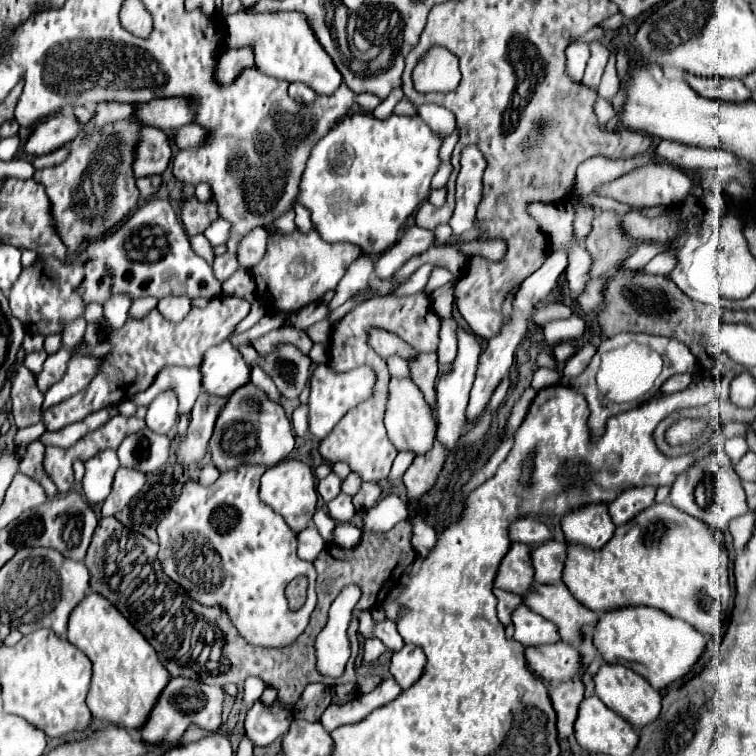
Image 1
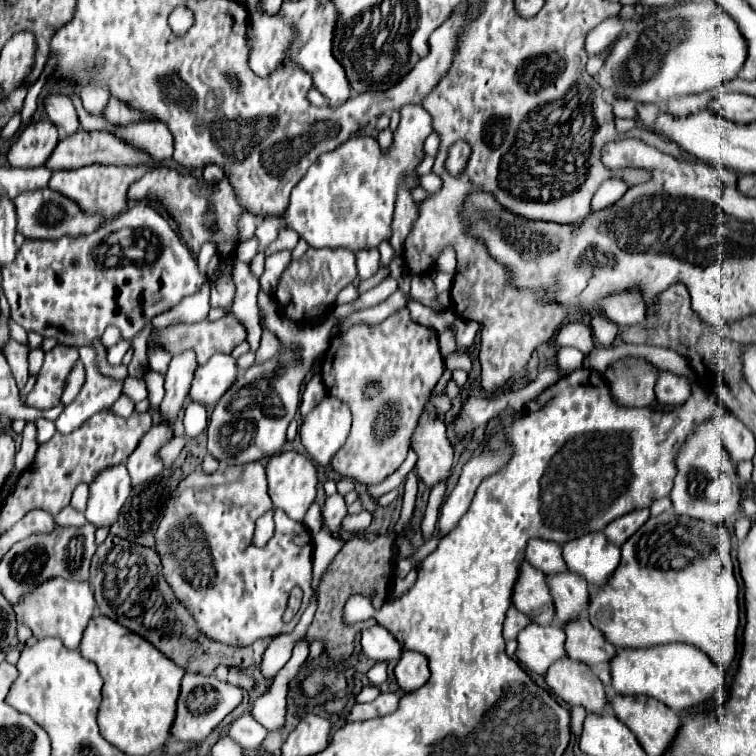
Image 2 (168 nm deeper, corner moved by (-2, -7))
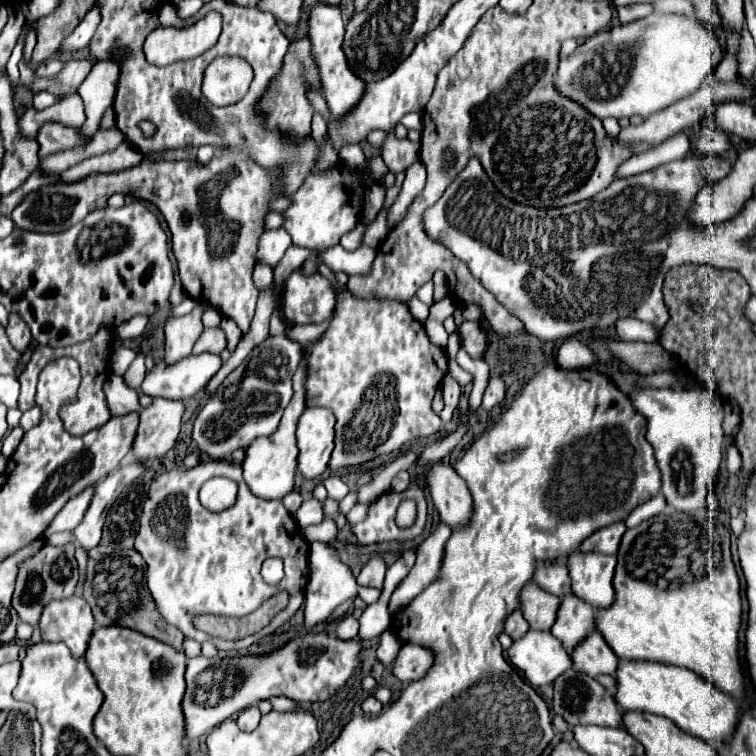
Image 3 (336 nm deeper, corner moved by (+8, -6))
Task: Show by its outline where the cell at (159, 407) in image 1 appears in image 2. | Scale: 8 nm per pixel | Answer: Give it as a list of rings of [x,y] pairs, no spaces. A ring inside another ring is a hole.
[[[183,350],[173,356],[169,370],[165,374],[165,398],[161,402],[161,412],[163,412],[161,420],[163,422],[175,422],[175,418],[187,398],[187,390],[191,386],[195,368],[197,368],[197,360],[195,360],[193,350]]]

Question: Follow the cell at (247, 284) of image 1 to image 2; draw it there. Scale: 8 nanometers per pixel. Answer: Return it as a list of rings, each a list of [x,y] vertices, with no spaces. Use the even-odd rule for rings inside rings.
[[[387,276],[375,288],[367,290],[365,294],[359,294],[359,298],[355,302],[335,306],[325,320],[319,320],[313,324],[291,322],[287,316],[283,316],[283,312],[279,312],[279,304],[261,290],[259,292],[259,314],[264,316],[262,325],[277,334],[277,338],[281,340],[281,350],[275,358],[271,358],[263,364],[253,364],[245,374],[237,376],[237,380],[231,384],[231,388],[221,396],[221,400],[217,402],[213,414],[207,422],[209,454],[215,456],[219,462],[225,462],[231,466],[249,464],[249,462],[279,454],[285,444],[287,426],[299,410],[301,384],[303,384],[305,376],[309,374],[313,360],[327,350],[329,336],[331,336],[331,330],[335,328],[335,324],[339,324],[339,320],[347,318],[349,314],[353,314],[357,310],[383,302],[395,290],[397,290],[397,280]]]

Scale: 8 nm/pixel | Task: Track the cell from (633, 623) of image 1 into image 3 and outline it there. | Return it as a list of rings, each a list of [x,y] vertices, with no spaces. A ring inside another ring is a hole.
[[[619,661],[615,671],[617,691],[615,701],[623,711],[649,711],[671,719],[685,733],[699,739],[725,741],[735,729],[739,705],[727,693],[709,685],[703,677],[677,665],[651,663],[651,661]]]

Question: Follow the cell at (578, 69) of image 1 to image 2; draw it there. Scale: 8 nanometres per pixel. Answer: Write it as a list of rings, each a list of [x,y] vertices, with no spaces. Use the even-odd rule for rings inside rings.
[[[613,16],[613,18],[605,18],[595,30],[591,30],[591,34],[587,36],[585,42],[585,50],[589,56],[601,54],[603,50],[607,50],[607,46],[611,42],[615,42],[619,38],[619,34],[623,32],[623,24],[625,20],[621,16]]]

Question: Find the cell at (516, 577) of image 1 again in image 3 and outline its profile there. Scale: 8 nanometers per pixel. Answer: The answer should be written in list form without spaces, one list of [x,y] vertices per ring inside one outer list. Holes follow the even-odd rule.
[[[529,581],[525,589],[521,589],[521,605],[519,611],[529,621],[531,629],[549,631],[557,617],[559,597],[545,593],[535,581]]]

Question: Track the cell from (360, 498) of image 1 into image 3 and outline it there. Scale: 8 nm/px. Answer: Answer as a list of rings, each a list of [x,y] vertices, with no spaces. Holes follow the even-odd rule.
[[[325,519],[323,525],[305,527],[303,535],[307,541],[327,541],[331,543],[337,537],[337,523],[333,519]]]

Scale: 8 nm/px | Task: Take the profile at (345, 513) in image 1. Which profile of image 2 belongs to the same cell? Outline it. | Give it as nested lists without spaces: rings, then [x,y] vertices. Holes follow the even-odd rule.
[[[361,512],[361,514],[355,514],[355,516],[347,516],[343,520],[343,530],[345,532],[363,532],[369,524],[371,524],[371,514]]]

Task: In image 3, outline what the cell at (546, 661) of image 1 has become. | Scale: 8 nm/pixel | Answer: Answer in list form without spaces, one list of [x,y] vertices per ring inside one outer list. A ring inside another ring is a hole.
[[[567,669],[567,673],[563,673],[561,677],[557,677],[557,681],[553,681],[553,711],[561,717],[565,717],[565,721],[569,725],[605,725],[605,727],[621,727],[621,709],[617,709],[617,703],[613,699],[613,695],[603,689],[599,683],[585,675],[579,673],[575,669]],[[565,677],[567,677],[567,699],[565,699]],[[613,699],[613,703],[611,703]]]

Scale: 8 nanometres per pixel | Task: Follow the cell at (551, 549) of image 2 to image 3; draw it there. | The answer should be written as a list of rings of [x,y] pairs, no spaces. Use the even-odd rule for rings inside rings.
[[[541,563],[541,565],[537,565],[533,581],[541,589],[545,589],[545,591],[557,595],[557,597],[571,593],[571,581],[569,581],[567,567],[561,565],[561,563]]]

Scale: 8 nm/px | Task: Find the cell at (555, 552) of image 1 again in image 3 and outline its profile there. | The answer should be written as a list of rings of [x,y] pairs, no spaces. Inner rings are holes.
[[[569,593],[569,597],[563,597],[557,611],[557,621],[551,629],[551,633],[563,643],[563,647],[571,651],[593,629],[595,629],[593,607],[585,605],[585,601],[581,601],[573,593]]]

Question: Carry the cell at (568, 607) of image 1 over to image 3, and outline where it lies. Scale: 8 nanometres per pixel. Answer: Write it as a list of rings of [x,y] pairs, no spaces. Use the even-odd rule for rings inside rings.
[[[599,631],[589,633],[589,637],[585,637],[585,641],[581,641],[581,645],[577,645],[577,649],[573,649],[573,653],[569,655],[571,655],[573,667],[581,673],[589,673],[589,677],[595,677],[599,673],[611,675],[619,663],[617,655],[605,643]]]

